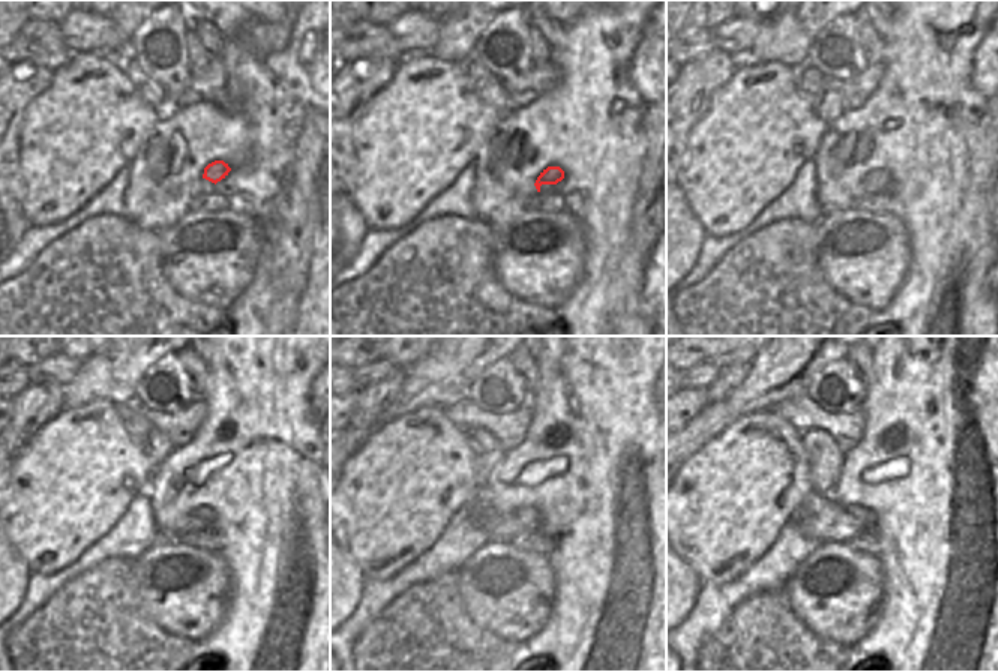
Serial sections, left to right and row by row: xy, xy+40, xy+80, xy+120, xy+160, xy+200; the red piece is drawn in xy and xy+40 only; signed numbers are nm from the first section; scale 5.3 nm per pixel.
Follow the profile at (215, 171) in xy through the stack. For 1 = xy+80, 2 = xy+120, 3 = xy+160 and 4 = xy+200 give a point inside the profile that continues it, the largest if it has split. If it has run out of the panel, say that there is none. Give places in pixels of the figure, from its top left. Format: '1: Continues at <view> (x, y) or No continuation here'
1: Continues at xy+80 (877, 182)
2: Continues at xy+120 (203, 518)
3: Continues at xy+160 (530, 518)
4: Continues at xy+200 (859, 512)

